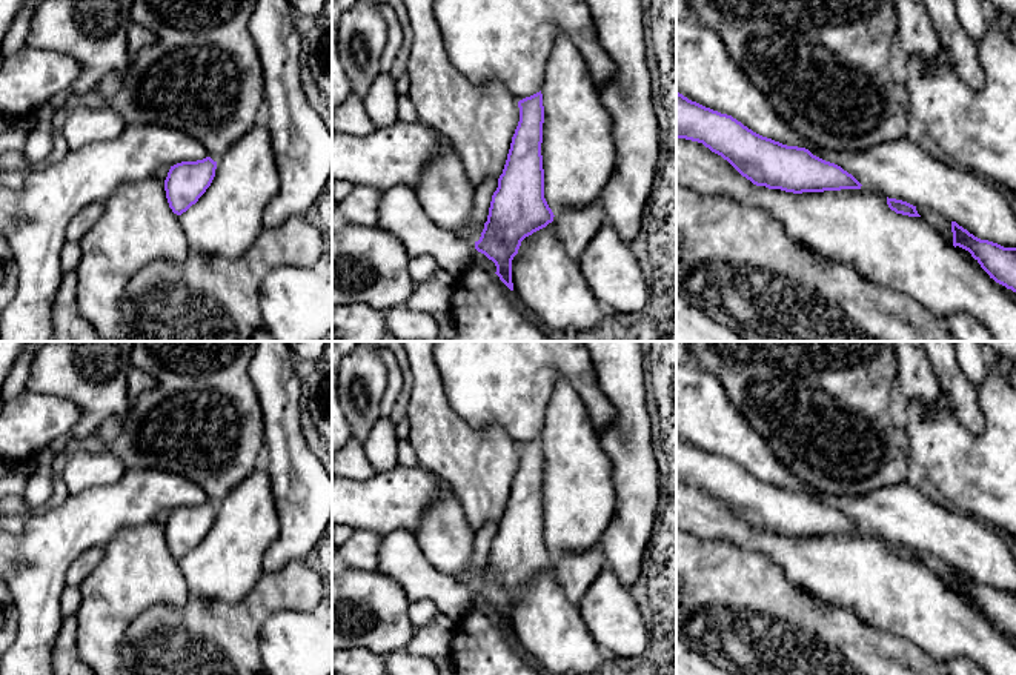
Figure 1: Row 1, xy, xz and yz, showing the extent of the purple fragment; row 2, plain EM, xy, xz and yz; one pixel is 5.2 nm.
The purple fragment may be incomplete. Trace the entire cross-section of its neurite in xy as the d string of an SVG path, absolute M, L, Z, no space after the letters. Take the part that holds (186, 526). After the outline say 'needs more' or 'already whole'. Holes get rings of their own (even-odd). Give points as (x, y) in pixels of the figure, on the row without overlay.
M255 469L251 477L243 480L227 497L214 506L211 501L197 506L181 506L171 510L164 524L164 535L169 552L178 560L188 592L194 598L235 604L246 597L258 578L263 575L263 557L271 543L280 534L280 520L272 481L267 471Z; needs more

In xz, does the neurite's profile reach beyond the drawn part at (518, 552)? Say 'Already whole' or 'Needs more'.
Needs more

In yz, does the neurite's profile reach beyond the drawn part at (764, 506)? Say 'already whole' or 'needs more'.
needs more

